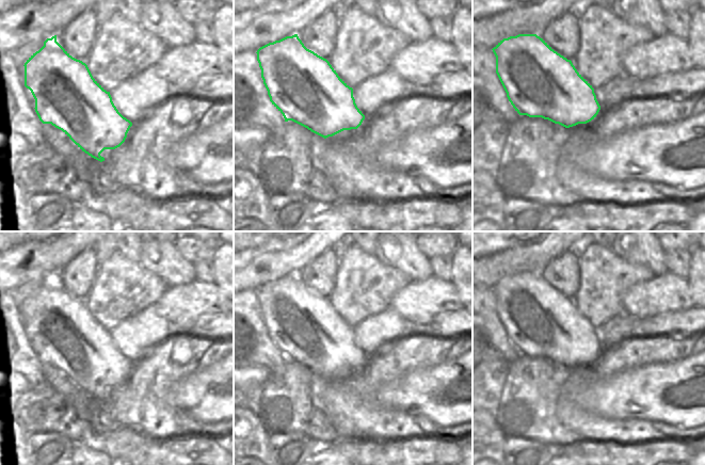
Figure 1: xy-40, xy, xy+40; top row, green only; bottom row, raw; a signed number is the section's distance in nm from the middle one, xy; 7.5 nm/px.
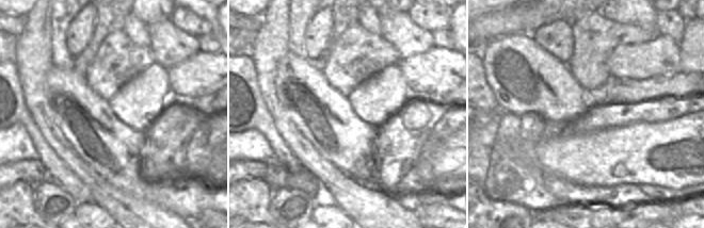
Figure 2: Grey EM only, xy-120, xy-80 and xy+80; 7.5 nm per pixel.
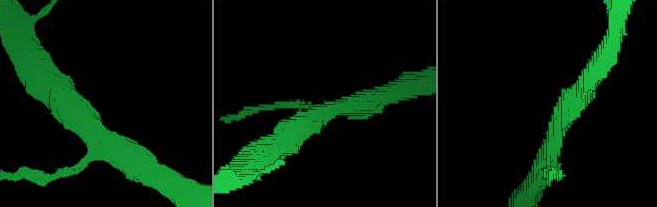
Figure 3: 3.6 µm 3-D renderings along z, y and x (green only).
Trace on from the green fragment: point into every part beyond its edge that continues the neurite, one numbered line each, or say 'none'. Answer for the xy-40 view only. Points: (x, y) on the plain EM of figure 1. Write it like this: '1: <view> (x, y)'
none.

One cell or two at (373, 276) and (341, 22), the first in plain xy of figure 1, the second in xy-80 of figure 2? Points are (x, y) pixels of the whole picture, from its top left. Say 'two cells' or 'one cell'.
two cells

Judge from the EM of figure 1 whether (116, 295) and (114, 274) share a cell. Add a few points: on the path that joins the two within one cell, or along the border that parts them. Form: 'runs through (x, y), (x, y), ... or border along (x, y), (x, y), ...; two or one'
runs through (116, 290), (116, 279); one

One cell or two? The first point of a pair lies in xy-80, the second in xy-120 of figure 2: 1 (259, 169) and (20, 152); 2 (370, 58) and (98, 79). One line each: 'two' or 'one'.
1: two
2: one

